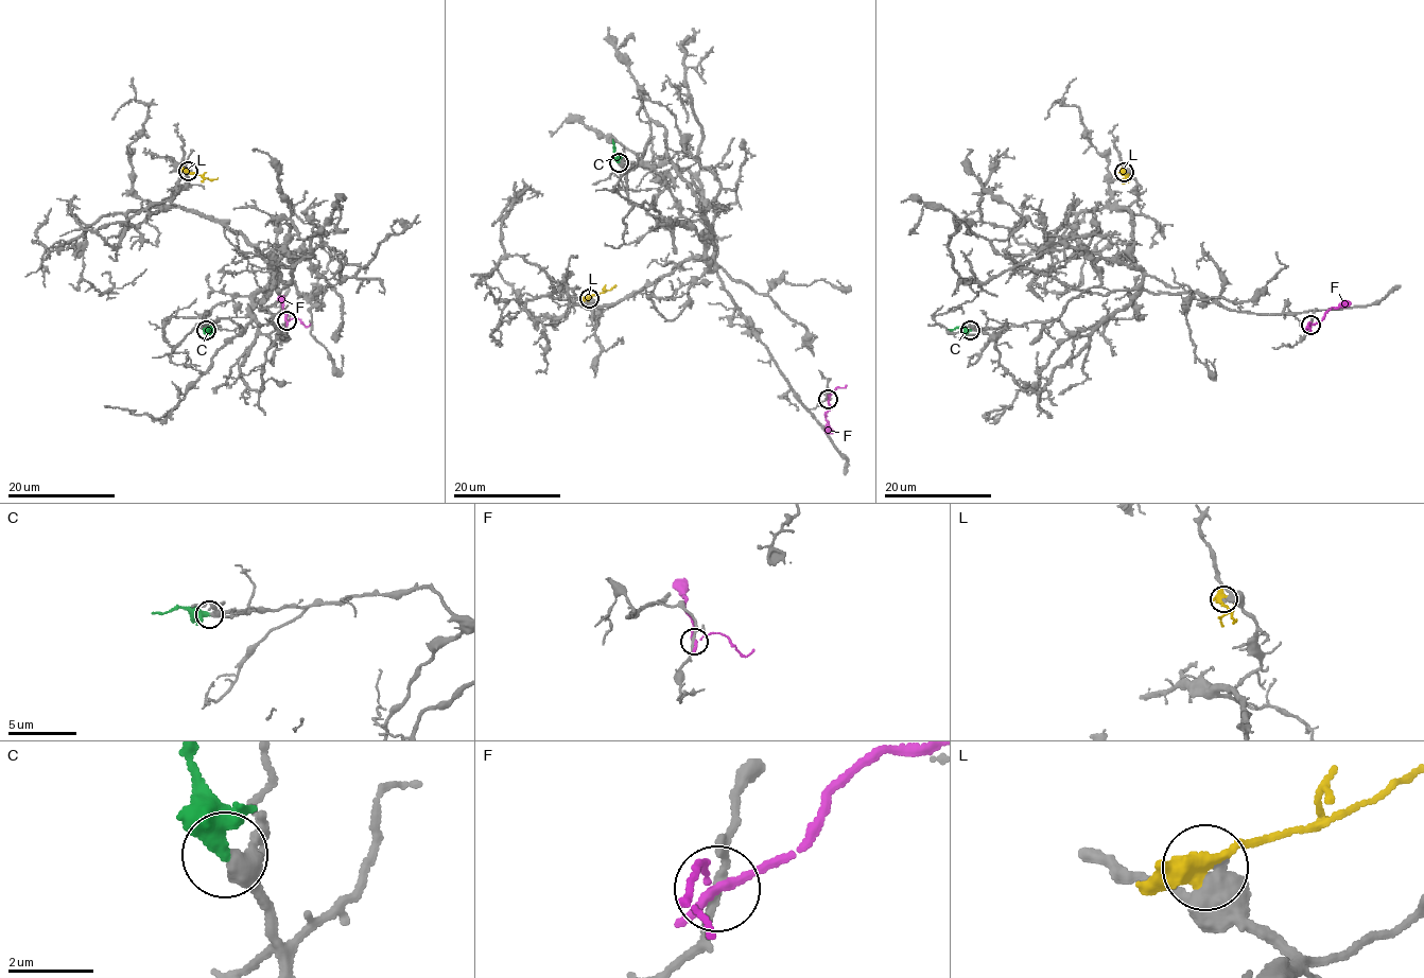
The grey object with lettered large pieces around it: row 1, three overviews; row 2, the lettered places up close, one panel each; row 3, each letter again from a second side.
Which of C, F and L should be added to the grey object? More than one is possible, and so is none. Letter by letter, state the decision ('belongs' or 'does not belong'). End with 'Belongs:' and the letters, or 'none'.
C: belongs
F: does not belong
L: does not belong
Belongs: C

